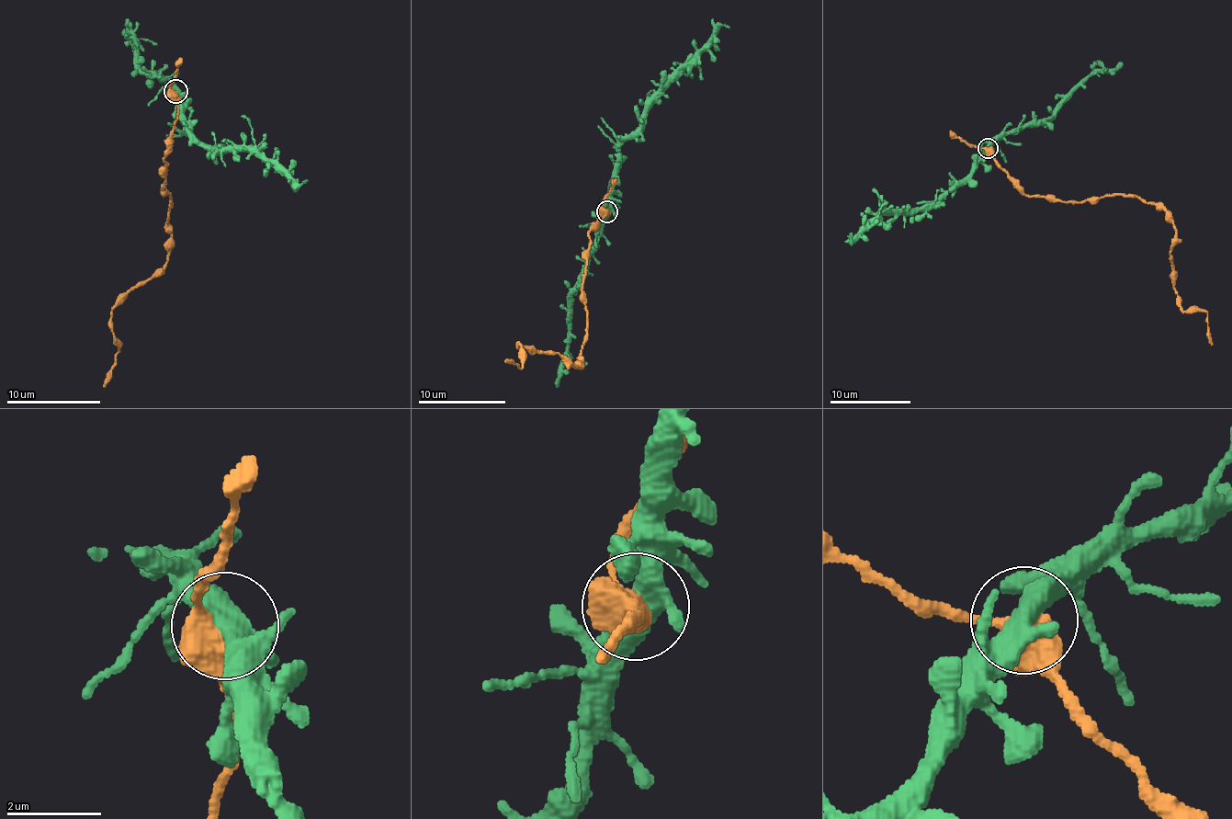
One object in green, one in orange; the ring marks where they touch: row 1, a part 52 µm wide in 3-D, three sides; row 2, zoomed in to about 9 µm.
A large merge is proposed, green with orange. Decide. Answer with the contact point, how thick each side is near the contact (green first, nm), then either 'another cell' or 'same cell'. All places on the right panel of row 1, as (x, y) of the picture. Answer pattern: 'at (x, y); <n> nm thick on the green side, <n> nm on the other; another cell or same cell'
at (988, 148); 440 nm thick on the green side, 550 nm on the other; another cell

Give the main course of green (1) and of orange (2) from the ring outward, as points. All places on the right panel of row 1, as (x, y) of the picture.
1: (988, 148), (977, 167), (929, 208), (890, 211), (852, 238), (849, 233)
2: (988, 148), (1025, 196), (1137, 195), (1163, 210), (1180, 308), (1205, 312), (1213, 345)

